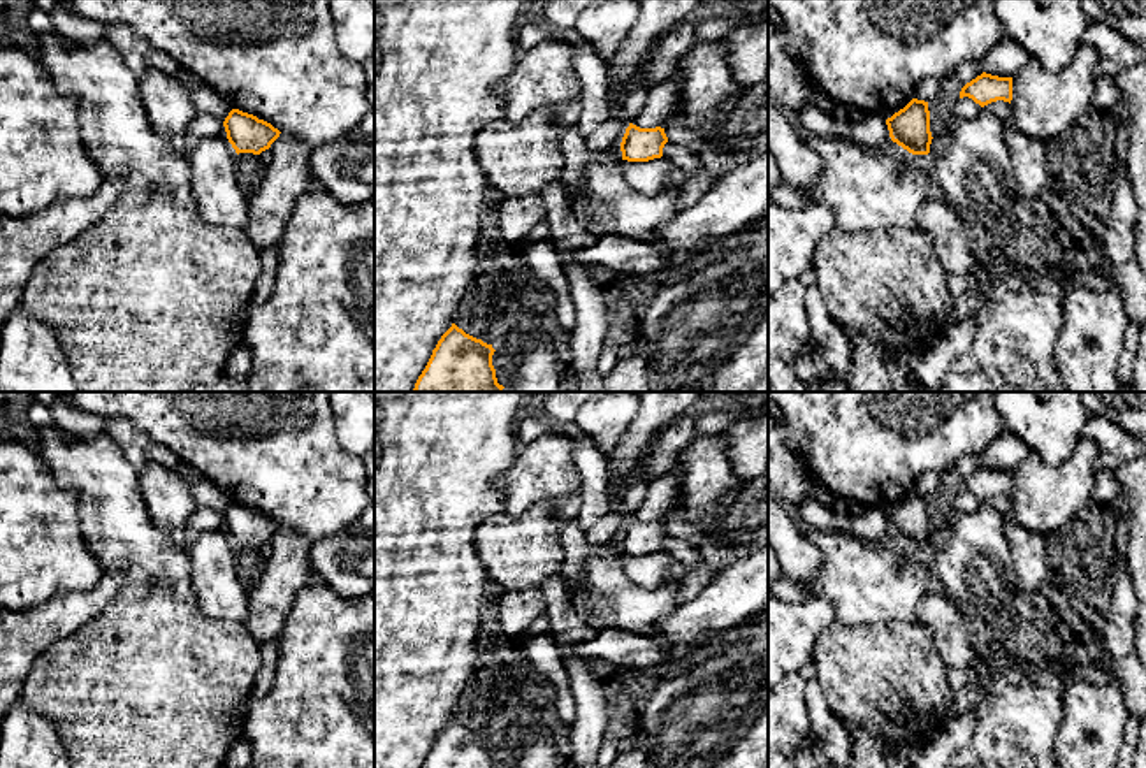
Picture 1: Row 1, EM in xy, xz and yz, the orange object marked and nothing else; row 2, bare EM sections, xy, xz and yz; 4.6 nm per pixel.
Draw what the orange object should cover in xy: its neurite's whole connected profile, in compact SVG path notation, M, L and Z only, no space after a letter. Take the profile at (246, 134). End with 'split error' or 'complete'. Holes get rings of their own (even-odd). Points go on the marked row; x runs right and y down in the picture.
M232 109L223 121L227 139L236 153L260 155L279 137L279 130L253 114Z; complete

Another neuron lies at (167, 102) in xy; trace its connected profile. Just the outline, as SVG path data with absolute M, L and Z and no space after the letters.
M148 69L139 79L139 91L155 134L176 153L188 155L186 137L197 112L185 76Z

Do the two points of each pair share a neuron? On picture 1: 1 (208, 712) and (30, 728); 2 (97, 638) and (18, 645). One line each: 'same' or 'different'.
1: different
2: different

